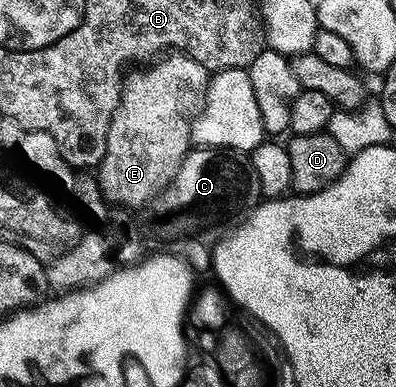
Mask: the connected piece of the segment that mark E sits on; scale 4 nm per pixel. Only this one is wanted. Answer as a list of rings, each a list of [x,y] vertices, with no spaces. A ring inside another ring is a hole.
[[[179,51],[169,52],[143,67],[133,68],[125,76],[124,89],[120,92],[120,102],[106,139],[106,155],[98,166],[100,189],[113,206],[152,203],[168,188],[182,167],[184,156],[193,148],[192,125],[204,106],[209,80],[209,69],[202,67],[202,63],[190,54]]]

